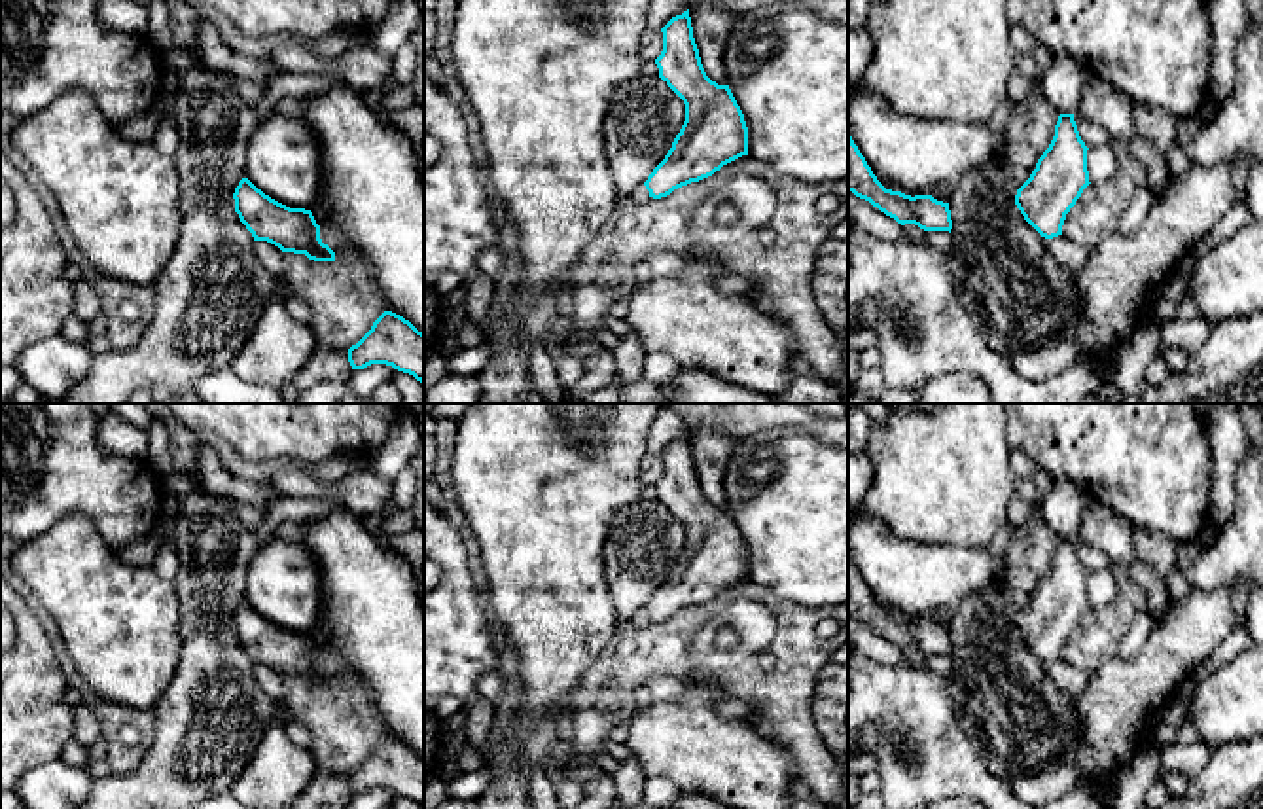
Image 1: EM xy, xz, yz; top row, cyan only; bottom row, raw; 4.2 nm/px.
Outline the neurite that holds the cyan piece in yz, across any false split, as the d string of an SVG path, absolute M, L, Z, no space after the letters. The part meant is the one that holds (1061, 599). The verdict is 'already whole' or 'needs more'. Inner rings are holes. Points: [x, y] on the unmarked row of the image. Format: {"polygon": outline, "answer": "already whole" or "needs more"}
{"polygon": "M1060 538L1049 572L1038 584L1030 602L1017 614L1017 633L1045 663L1062 659L1066 638L1091 608L1087 574L1074 538Z", "answer": "already whole"}

